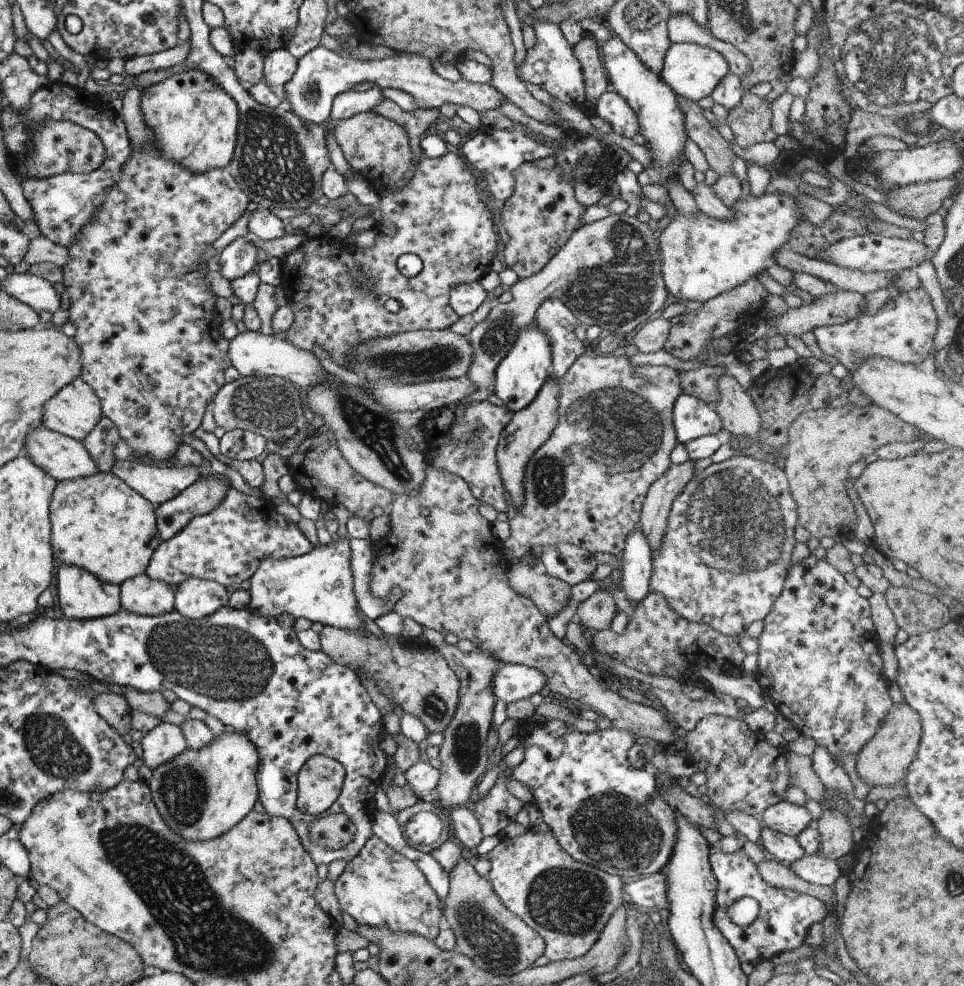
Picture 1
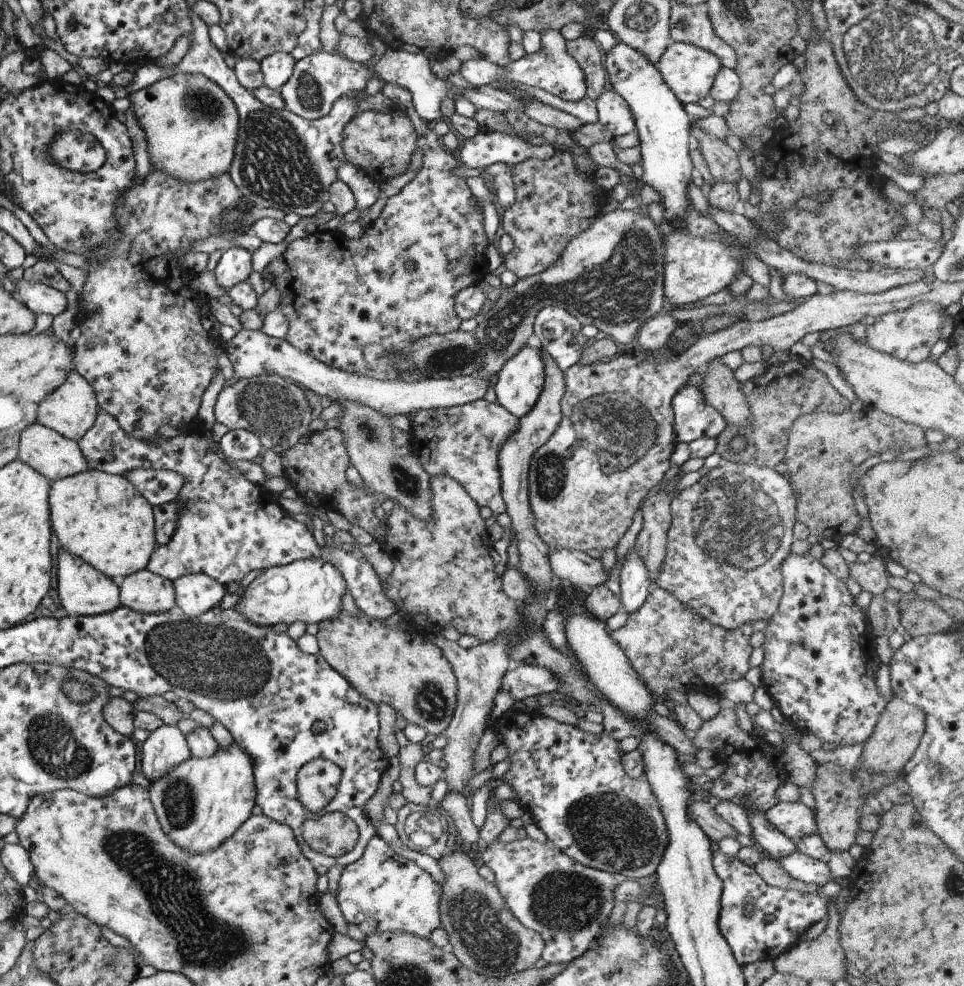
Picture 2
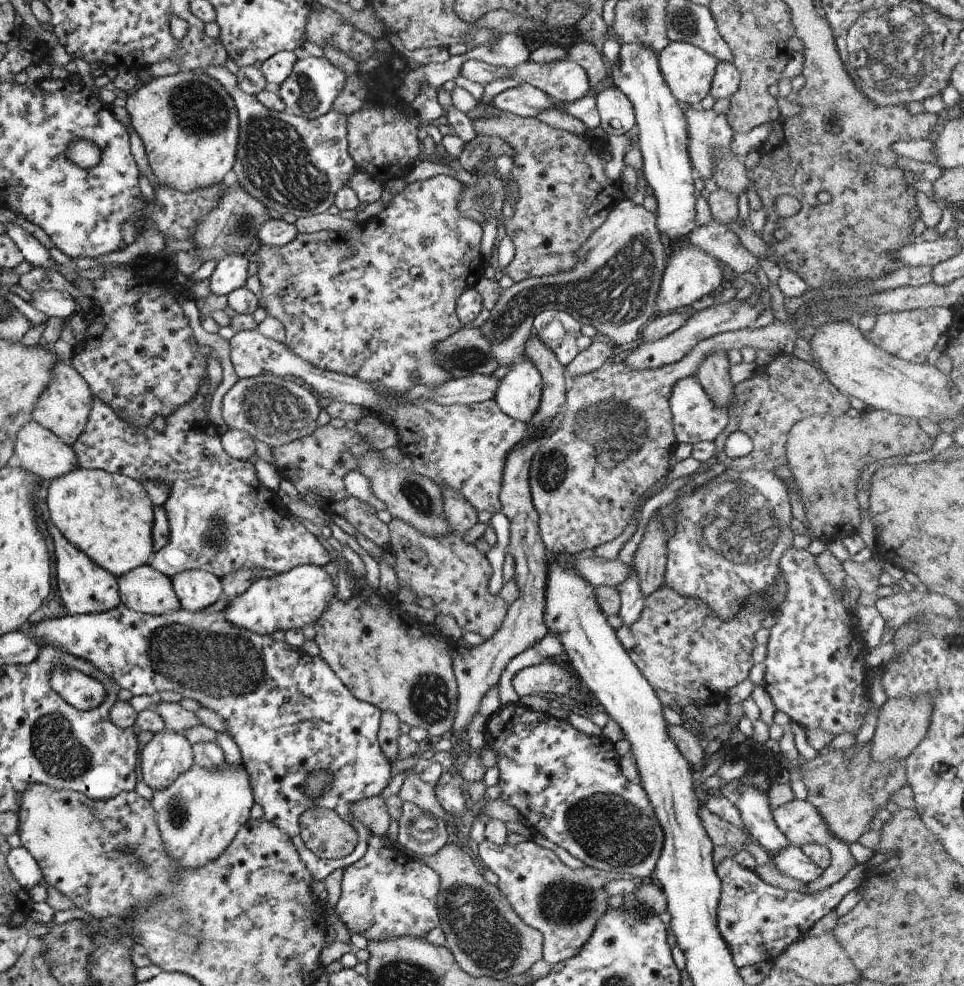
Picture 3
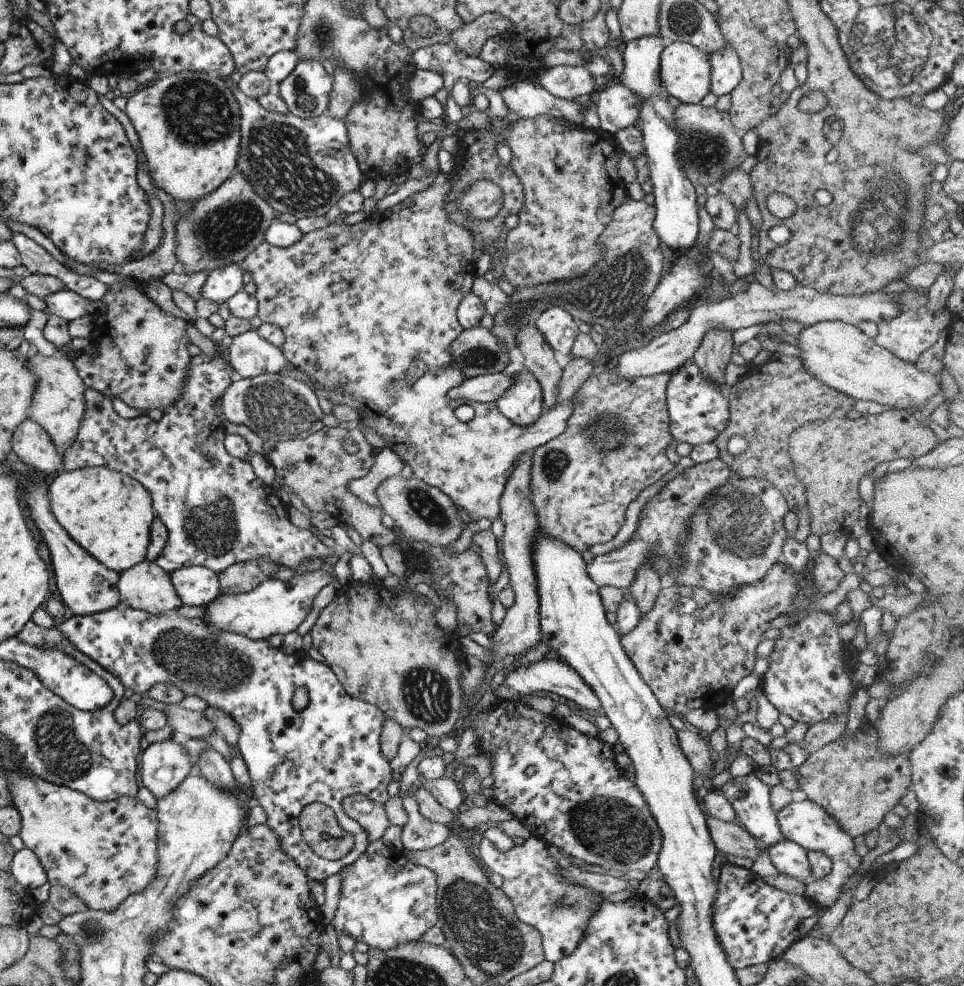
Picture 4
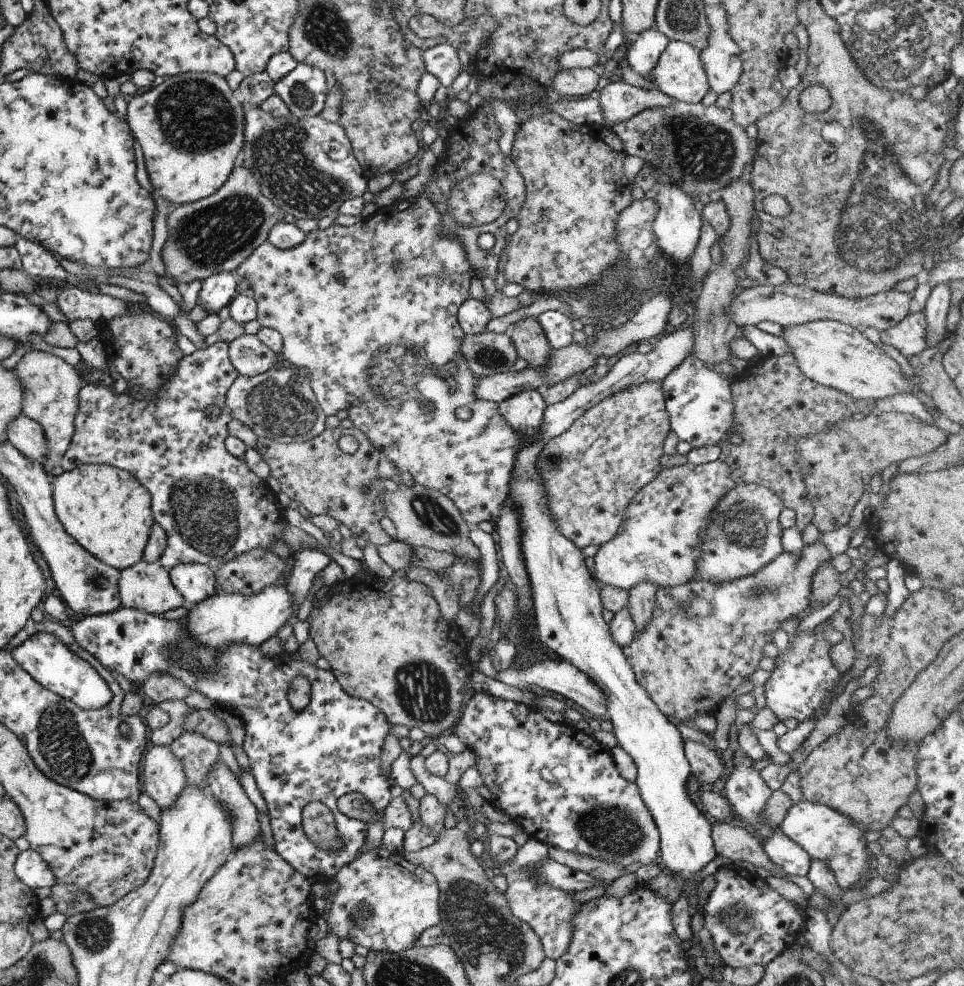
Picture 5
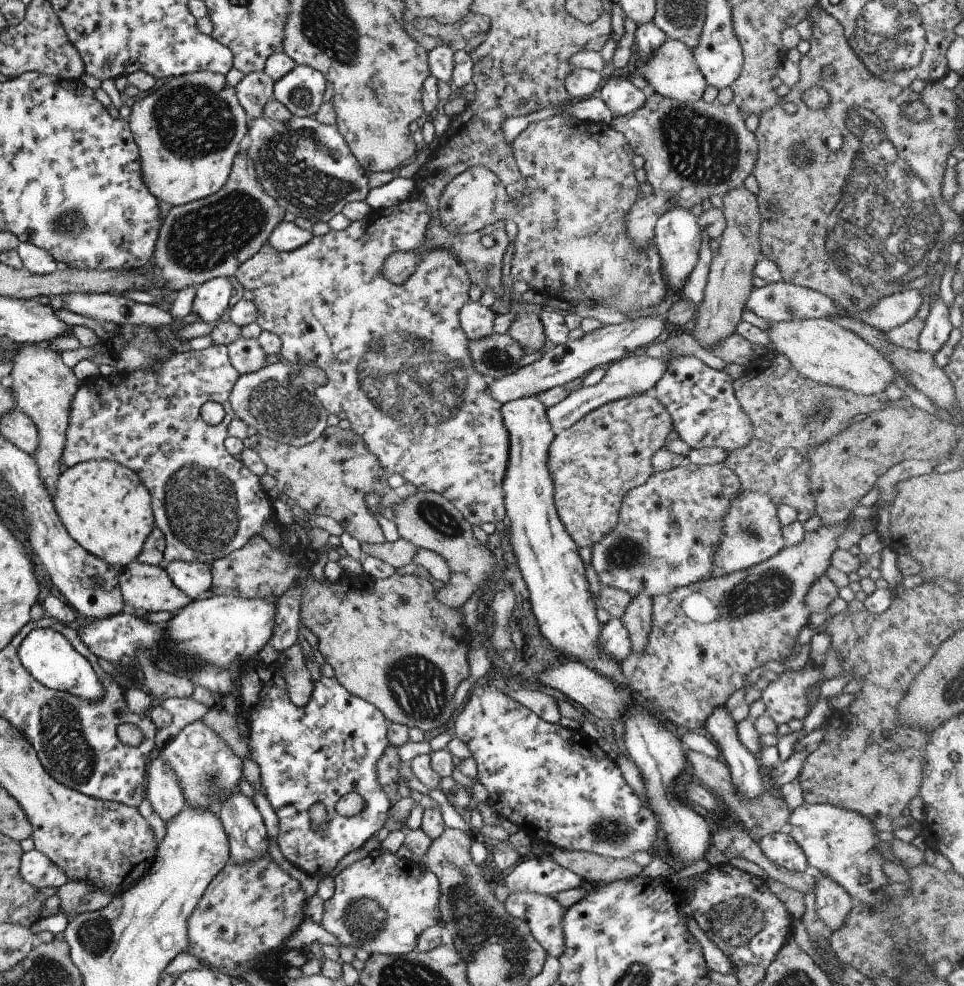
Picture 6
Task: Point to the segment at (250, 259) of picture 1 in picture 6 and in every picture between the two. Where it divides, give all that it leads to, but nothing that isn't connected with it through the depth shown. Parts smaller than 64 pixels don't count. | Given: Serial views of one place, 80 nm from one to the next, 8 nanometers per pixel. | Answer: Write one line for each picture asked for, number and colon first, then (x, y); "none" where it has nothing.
2: (234, 265)
3: (229, 273)
4: (220, 284)
5: (216, 291)
6: (211, 298)

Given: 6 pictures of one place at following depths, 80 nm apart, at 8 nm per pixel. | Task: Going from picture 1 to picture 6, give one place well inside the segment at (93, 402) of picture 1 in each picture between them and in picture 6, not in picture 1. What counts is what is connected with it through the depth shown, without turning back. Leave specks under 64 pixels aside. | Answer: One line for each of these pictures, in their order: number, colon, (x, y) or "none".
2: (70, 409)
3: (62, 407)
4: (57, 405)
5: (50, 386)
6: (42, 387)

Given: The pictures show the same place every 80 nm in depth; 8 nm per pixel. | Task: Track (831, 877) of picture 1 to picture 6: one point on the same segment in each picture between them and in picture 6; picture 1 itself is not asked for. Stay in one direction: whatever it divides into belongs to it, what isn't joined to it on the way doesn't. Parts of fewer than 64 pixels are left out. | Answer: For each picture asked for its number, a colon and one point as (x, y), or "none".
2: (797, 865)
3: (790, 861)
4: (789, 858)
5: (783, 852)
6: (780, 848)

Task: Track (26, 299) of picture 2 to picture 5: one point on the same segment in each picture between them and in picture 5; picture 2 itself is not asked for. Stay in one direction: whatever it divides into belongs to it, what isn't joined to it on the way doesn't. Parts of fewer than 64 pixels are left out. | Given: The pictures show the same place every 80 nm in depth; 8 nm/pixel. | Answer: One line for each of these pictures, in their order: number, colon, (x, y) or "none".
3: (53, 303)
4: (65, 304)
5: (74, 303)

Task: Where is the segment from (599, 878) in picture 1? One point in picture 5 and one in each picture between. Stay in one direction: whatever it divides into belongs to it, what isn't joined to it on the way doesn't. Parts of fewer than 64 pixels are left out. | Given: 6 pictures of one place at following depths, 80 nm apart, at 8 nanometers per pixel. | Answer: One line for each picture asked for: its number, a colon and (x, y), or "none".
2: (566, 903)
3: (563, 904)
4: (540, 897)
5: (547, 911)

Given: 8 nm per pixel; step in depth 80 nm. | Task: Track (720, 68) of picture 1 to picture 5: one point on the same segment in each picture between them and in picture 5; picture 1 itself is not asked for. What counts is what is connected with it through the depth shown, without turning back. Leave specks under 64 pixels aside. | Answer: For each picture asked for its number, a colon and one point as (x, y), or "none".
2: (688, 71)
3: (687, 70)
4: (684, 71)
5: (678, 73)

